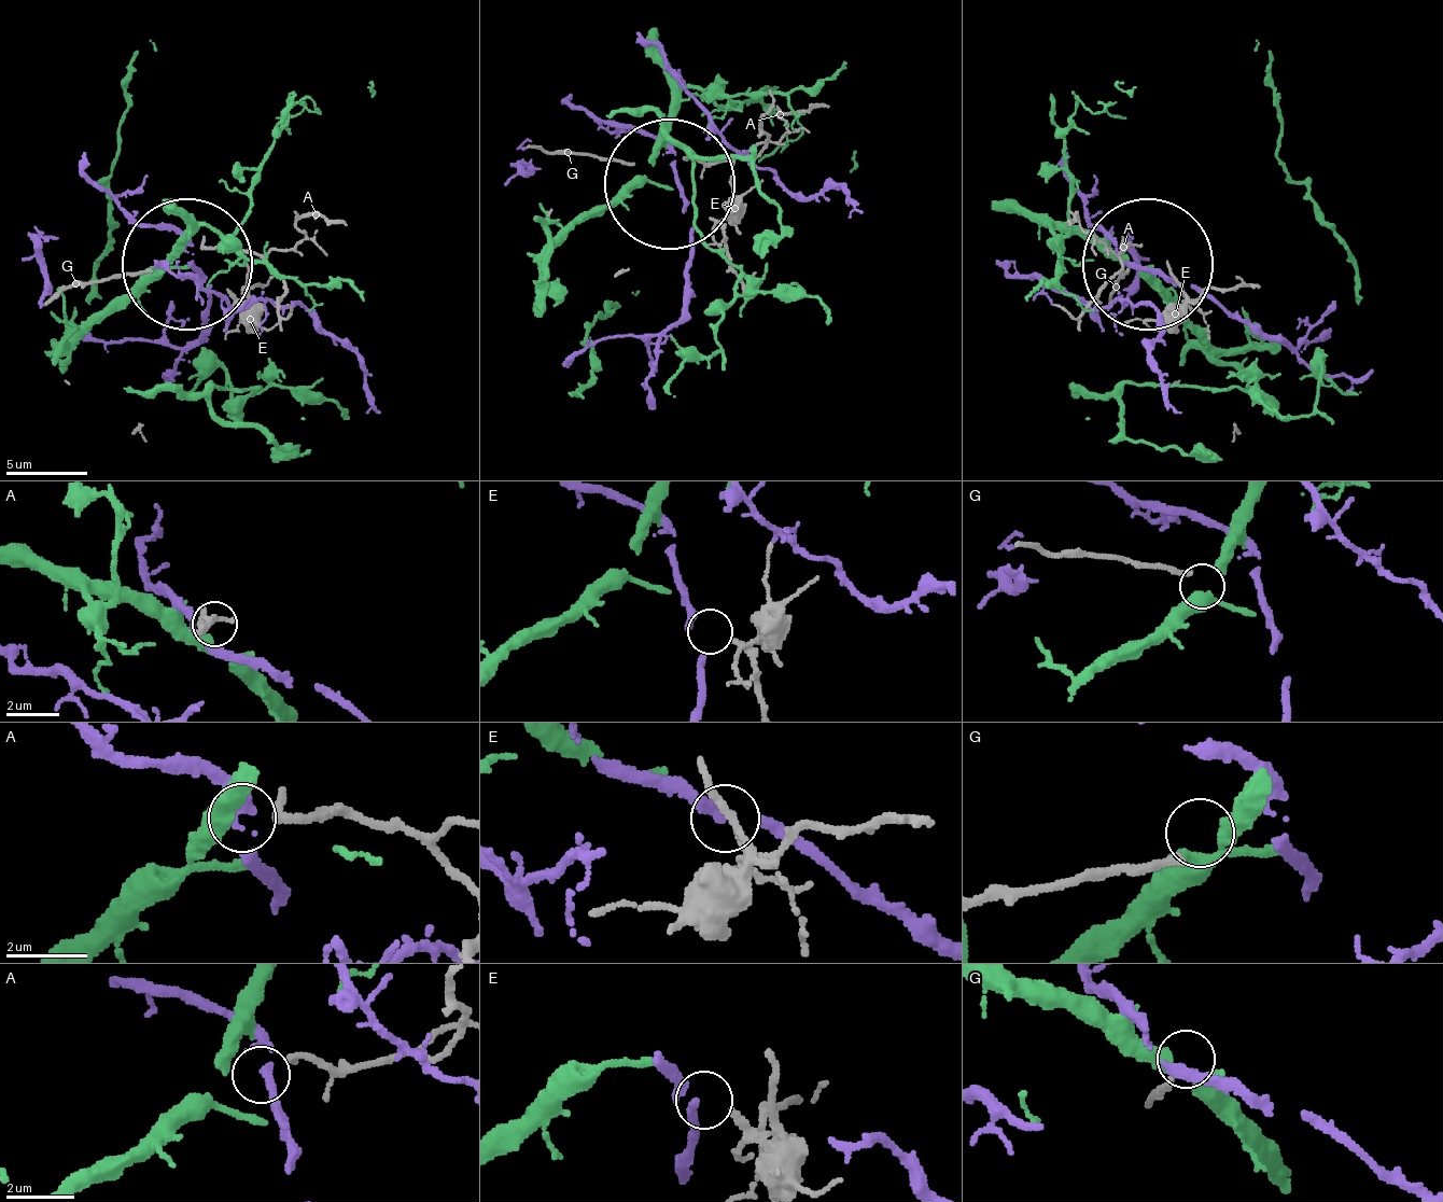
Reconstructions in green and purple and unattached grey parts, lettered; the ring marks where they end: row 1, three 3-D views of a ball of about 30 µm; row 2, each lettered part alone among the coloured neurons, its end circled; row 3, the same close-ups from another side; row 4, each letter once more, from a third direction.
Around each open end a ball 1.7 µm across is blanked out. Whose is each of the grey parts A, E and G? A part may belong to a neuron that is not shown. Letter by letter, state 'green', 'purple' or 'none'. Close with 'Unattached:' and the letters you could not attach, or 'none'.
A: none
E: purple
G: none
Unattached: A, G

